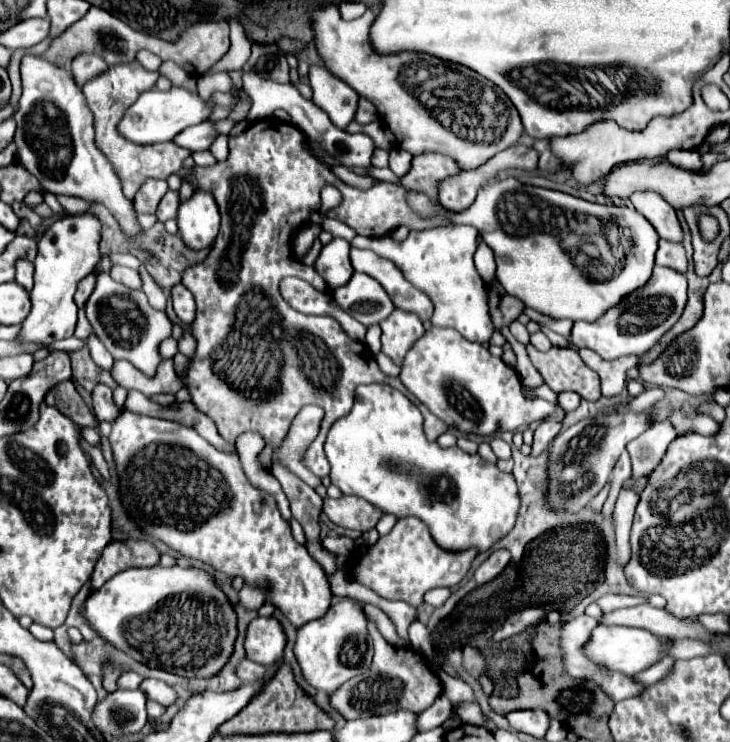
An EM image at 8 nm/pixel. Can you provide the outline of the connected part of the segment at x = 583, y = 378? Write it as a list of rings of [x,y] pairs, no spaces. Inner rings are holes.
[[[531,344],[527,346],[533,366],[545,378],[545,384],[555,392],[577,392],[585,400],[599,400],[599,376],[581,362],[581,356],[569,348],[551,348],[549,352],[539,352]]]

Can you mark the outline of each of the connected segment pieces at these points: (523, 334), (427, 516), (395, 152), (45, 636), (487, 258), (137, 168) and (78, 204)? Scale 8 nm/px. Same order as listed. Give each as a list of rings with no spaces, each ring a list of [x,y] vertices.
[[[511,322],[509,330],[521,344],[529,344],[529,332],[527,332],[527,328],[521,322]]]
[[[367,384],[357,388],[353,410],[339,418],[329,430],[325,454],[331,464],[331,484],[337,486],[341,494],[365,498],[369,504],[383,510],[383,514],[393,514],[397,518],[415,516],[423,520],[435,542],[445,550],[457,552],[479,548],[485,552],[505,538],[517,522],[521,500],[513,474],[501,472],[493,462],[481,460],[479,454],[467,454],[457,446],[445,450],[439,444],[431,444],[425,438],[419,408],[405,394],[387,384]]]
[[[391,148],[389,152],[389,168],[393,170],[395,176],[405,176],[411,168],[411,154],[407,150],[401,150],[401,148]]]
[[[33,623],[29,627],[29,631],[41,641],[51,641],[54,638],[54,632],[52,629],[46,628],[37,623]]]
[[[481,242],[479,248],[477,248],[477,252],[475,252],[475,266],[477,266],[479,276],[487,284],[493,282],[493,278],[495,278],[495,258],[493,258],[491,248],[485,242]]]
[[[127,62],[121,66],[111,66],[107,68],[103,74],[91,78],[89,82],[85,82],[83,86],[83,94],[87,98],[89,108],[95,114],[95,136],[97,136],[97,146],[101,148],[101,152],[111,160],[115,172],[119,174],[121,182],[123,182],[123,194],[127,198],[135,198],[137,190],[141,188],[141,184],[149,178],[161,178],[167,180],[173,172],[181,170],[181,164],[187,156],[191,156],[189,150],[177,146],[177,148],[155,148],[161,144],[149,144],[149,146],[141,146],[135,142],[129,142],[127,138],[121,138],[117,124],[123,118],[125,110],[137,100],[137,96],[145,90],[151,90],[157,82],[159,74],[157,72],[149,72],[145,70],[139,62]]]
[[[61,196],[61,198],[57,198],[59,200],[59,204],[69,212],[69,214],[81,214],[81,212],[85,212],[91,204],[87,204],[87,202],[81,202],[79,198],[69,198],[69,196]]]

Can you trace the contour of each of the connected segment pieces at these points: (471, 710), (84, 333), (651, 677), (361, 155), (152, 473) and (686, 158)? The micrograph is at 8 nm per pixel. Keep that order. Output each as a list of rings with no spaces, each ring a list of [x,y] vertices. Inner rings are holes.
[[[463,703],[459,708],[457,708],[460,718],[463,723],[483,726],[484,724],[484,714],[476,703]]]
[[[79,308],[79,322],[75,328],[75,338],[87,340],[89,334],[91,334],[91,326],[89,326],[89,320],[85,318],[85,308]]]
[[[667,656],[667,658],[663,658],[661,662],[657,662],[651,670],[647,670],[647,672],[641,672],[641,674],[637,674],[635,678],[639,678],[643,684],[655,684],[655,682],[659,682],[659,680],[663,680],[667,674],[671,674],[671,670],[673,670],[673,666],[675,666],[675,658],[671,658],[671,656]]]
[[[247,70],[243,72],[243,90],[251,100],[251,110],[247,114],[249,122],[255,122],[259,118],[271,118],[273,110],[283,108],[285,112],[289,112],[291,122],[313,142],[317,142],[327,154],[331,154],[333,158],[339,160],[341,166],[345,168],[355,168],[355,166],[371,166],[371,154],[375,150],[375,144],[369,136],[365,134],[347,134],[341,128],[333,126],[333,122],[329,120],[329,116],[317,108],[311,100],[305,100],[299,90],[291,84],[279,84],[279,82],[269,82],[265,78],[261,78],[257,74],[257,70]]]
[[[123,410],[113,422],[109,442],[115,450],[119,478],[123,478],[123,504],[143,532],[163,540],[169,548],[187,558],[205,562],[229,576],[243,576],[245,584],[269,586],[267,600],[271,600],[297,628],[325,616],[331,606],[331,590],[323,568],[305,546],[295,542],[291,526],[281,518],[275,498],[249,484],[237,452],[217,450],[189,426],[133,414],[129,410]]]
[[[669,150],[667,154],[669,162],[675,162],[675,166],[683,166],[685,170],[701,170],[703,162],[699,158],[697,150]]]

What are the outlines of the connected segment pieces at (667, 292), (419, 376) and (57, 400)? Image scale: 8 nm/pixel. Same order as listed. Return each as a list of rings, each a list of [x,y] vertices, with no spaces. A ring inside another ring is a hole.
[[[655,266],[649,282],[623,298],[617,306],[609,308],[597,322],[575,322],[571,342],[577,348],[591,348],[605,360],[619,356],[647,352],[683,314],[687,302],[687,278],[685,274],[669,268]]]
[[[433,326],[427,330],[407,352],[399,378],[437,418],[465,434],[491,436],[523,428],[557,410],[557,404],[525,398],[515,368],[491,356],[479,342],[465,340],[453,328]]]
[[[71,380],[61,382],[59,386],[55,386],[45,396],[45,404],[57,408],[61,414],[65,414],[67,418],[71,418],[79,428],[95,428],[97,426],[95,414],[85,404],[85,400],[79,396],[79,392],[75,390],[75,386],[73,386]]]

